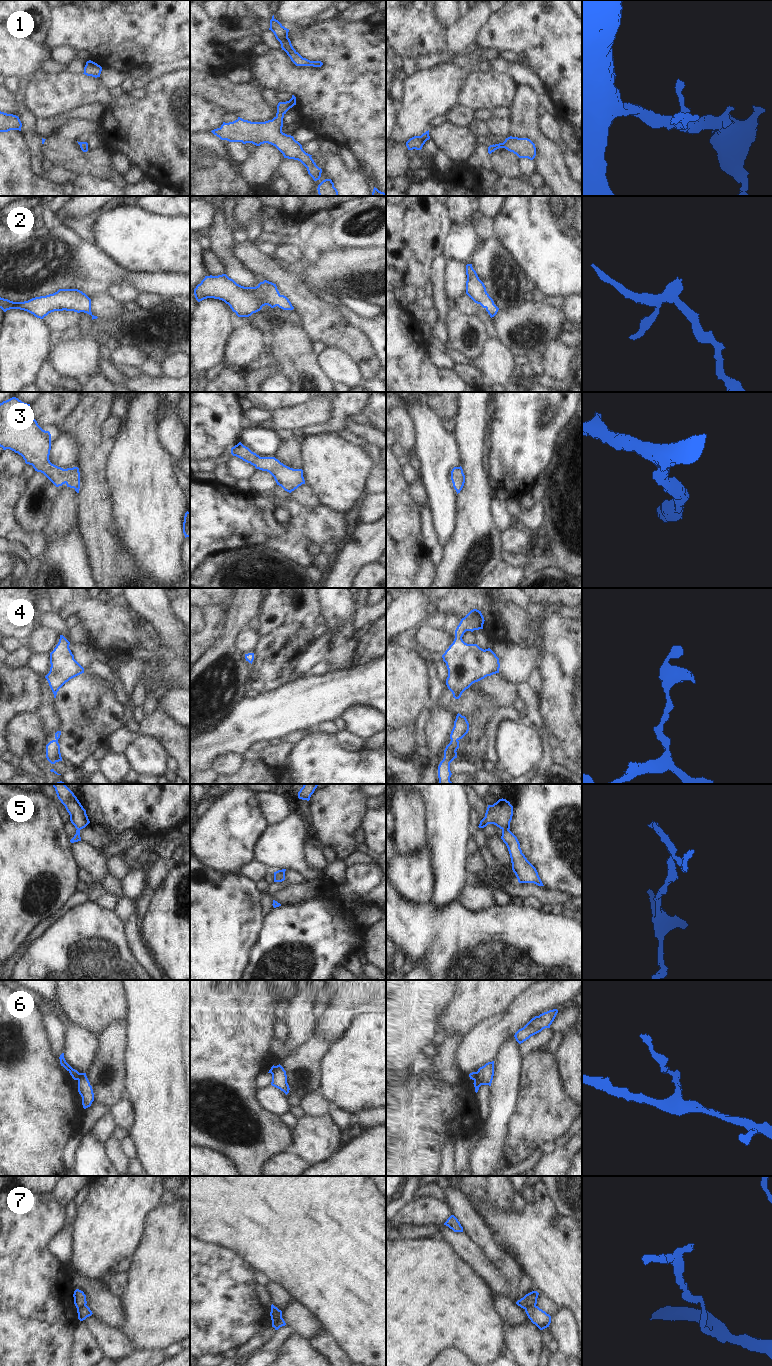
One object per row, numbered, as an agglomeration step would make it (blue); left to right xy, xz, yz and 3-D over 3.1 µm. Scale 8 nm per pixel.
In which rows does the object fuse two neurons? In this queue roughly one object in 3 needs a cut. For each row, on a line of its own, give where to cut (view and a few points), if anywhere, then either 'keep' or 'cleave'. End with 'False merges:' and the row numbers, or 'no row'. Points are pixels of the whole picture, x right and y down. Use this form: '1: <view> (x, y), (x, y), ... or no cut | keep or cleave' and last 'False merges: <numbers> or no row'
1: no cut | keep
2: no cut | keep
3: no cut | keep
4: no cut | keep
5: no cut | keep
6: xy (80, 1073), (77, 1079) | cleave
7: xz (281, 1316), (274, 1327) | cleave
False merges: 6, 7

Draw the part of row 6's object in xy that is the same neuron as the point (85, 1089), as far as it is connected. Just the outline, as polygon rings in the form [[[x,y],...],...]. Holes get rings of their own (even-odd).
[[[80,1073],[80,1077],[78,1078],[78,1092],[82,1097],[83,1108],[90,1107],[94,1101],[94,1093],[86,1073]]]

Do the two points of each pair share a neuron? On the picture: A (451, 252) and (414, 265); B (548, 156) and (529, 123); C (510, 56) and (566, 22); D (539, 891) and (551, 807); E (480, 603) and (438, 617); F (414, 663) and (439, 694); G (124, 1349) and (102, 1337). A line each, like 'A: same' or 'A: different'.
A: different
B: same
C: different
D: different
E: different
F: different
G: same

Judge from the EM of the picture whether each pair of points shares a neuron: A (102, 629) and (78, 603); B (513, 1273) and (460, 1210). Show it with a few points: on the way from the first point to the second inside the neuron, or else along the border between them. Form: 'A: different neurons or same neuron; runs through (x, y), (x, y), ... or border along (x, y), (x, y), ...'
A: same neuron; runs through (98, 623), (84, 609)
B: same neuron; runs through (500, 1257), (487, 1244), (474, 1226)

